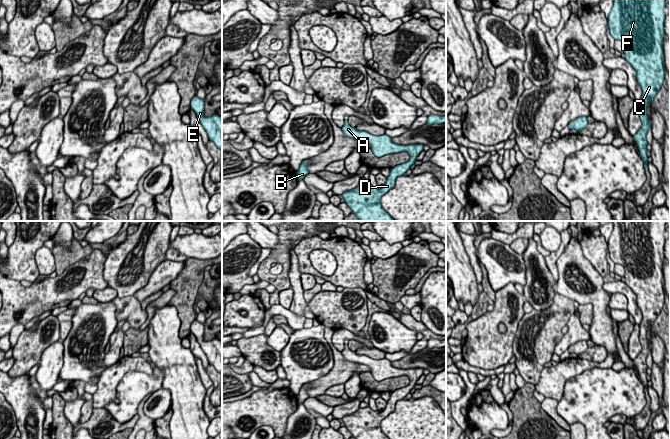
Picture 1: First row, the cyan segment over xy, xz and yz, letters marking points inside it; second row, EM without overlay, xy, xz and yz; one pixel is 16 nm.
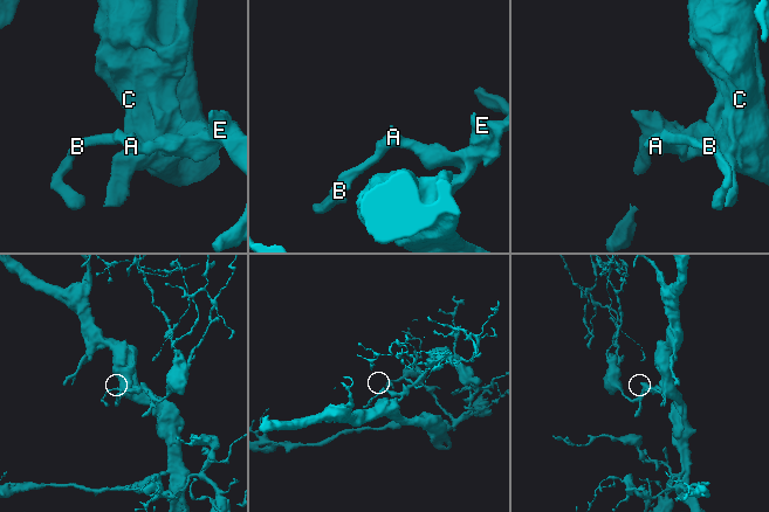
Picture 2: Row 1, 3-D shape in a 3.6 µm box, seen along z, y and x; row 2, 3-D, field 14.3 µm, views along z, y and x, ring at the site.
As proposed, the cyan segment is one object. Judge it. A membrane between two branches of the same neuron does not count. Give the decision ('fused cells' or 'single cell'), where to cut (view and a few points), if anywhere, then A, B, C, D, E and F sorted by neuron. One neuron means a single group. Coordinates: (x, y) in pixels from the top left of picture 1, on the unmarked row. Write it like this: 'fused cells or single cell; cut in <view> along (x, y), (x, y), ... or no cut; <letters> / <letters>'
single cell; no cut; A B C D E F

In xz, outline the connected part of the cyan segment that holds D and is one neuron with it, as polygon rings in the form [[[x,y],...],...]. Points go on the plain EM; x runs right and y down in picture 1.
[[[345,344],[342,351],[345,360],[364,364],[371,368],[371,374],[376,381],[387,378],[407,376],[410,383],[391,393],[386,407],[383,410],[372,410],[369,406],[359,408],[356,412],[342,418],[343,423],[355,439],[389,439],[381,430],[381,421],[390,415],[396,403],[404,399],[414,388],[417,380],[423,374],[422,368],[399,369],[391,365],[388,359],[372,359],[365,355],[358,355]]]

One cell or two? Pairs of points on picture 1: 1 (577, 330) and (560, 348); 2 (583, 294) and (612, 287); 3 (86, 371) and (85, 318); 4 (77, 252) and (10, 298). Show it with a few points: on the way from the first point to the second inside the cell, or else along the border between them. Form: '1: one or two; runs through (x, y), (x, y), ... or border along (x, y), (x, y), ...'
1: one; runs through (574, 334), (564, 344)
2: two; border along (603, 283), (603, 288), (608, 293)
3: one; runs through (73, 358), (68, 348), (70, 337), (76, 331)
4: two; border along (78, 261), (67, 266), (57, 276)

